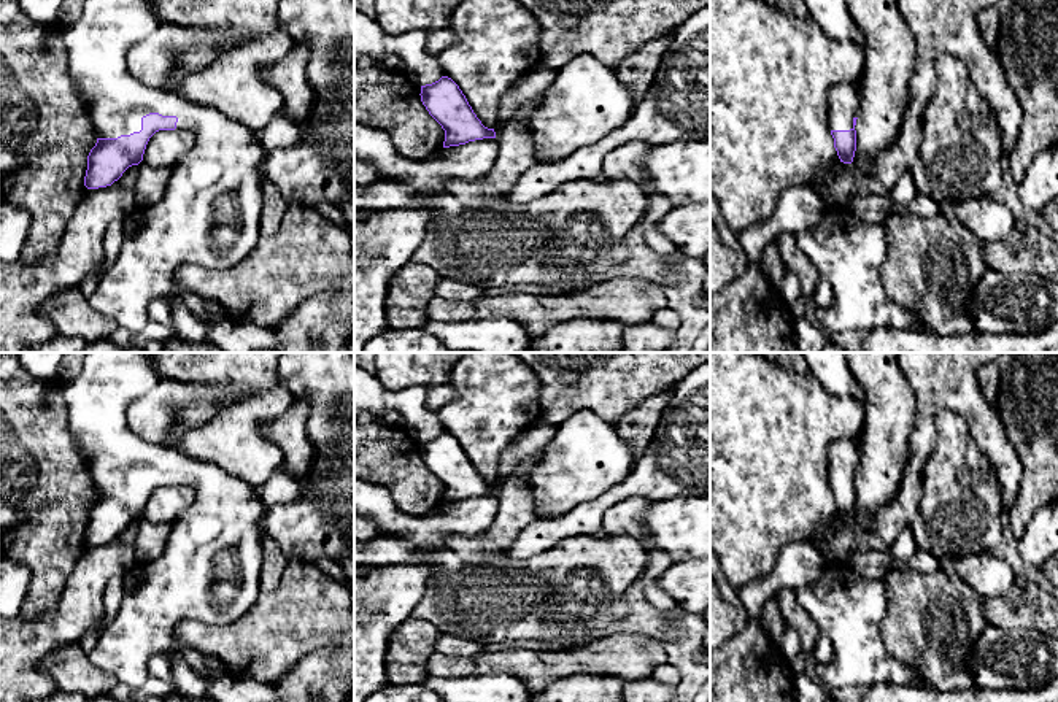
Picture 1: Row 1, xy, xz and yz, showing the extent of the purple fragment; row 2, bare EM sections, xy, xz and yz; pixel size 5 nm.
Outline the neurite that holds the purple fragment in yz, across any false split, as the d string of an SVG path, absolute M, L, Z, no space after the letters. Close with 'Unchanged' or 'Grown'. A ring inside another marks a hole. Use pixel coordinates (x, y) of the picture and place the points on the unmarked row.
M855 438L834 440L828 448L828 481L840 518L851 519L856 507L859 451Z. Grown

